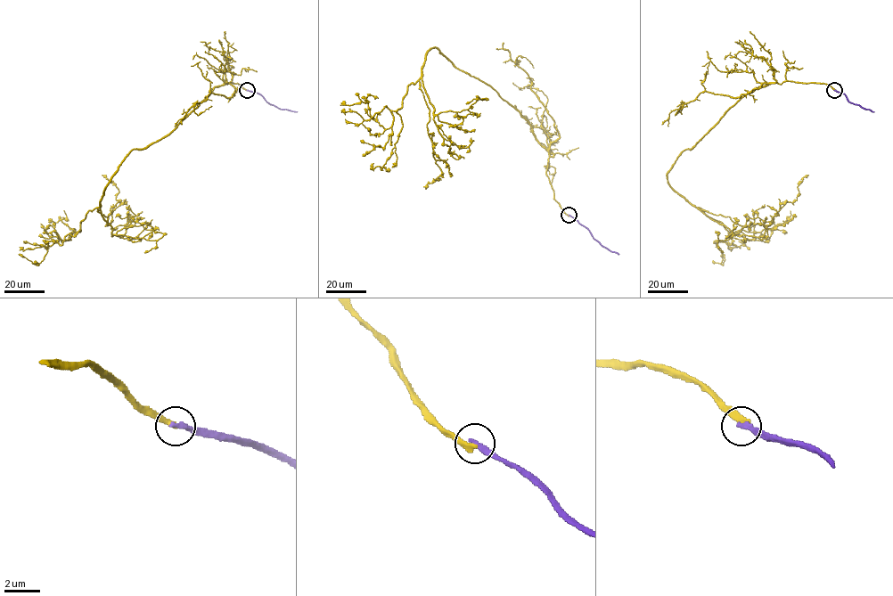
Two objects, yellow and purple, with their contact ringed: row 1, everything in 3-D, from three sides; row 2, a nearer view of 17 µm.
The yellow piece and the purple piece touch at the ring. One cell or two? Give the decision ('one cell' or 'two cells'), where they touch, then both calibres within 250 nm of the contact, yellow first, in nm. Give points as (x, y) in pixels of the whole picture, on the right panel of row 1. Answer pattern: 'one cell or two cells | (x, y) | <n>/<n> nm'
two cells | (834, 90) | 320/300 nm

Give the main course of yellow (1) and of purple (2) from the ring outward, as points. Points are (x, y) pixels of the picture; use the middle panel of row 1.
1: (569, 215), (531, 126), (437, 48), (396, 110), (372, 117), (366, 97), (339, 105)
2: (569, 215), (588, 230), (602, 245), (619, 254)

